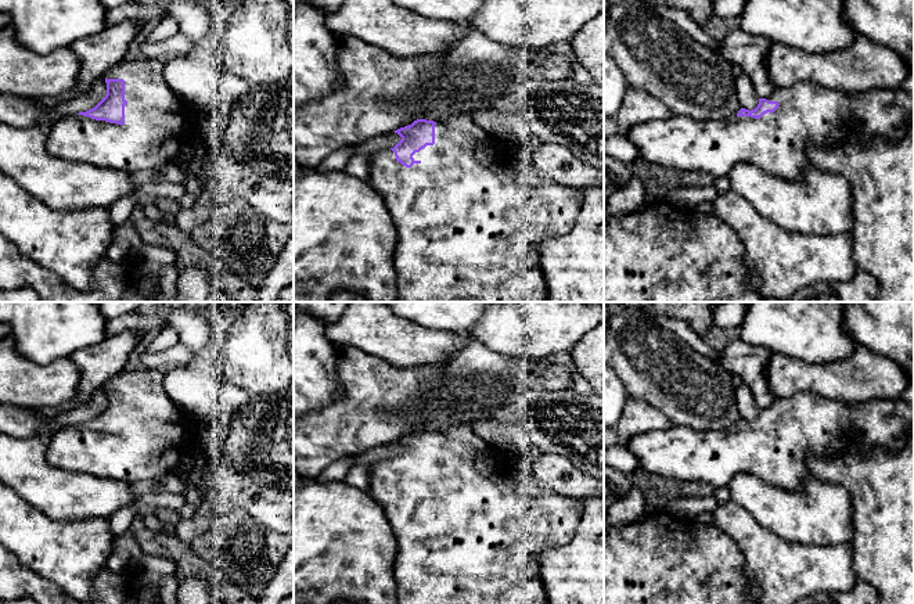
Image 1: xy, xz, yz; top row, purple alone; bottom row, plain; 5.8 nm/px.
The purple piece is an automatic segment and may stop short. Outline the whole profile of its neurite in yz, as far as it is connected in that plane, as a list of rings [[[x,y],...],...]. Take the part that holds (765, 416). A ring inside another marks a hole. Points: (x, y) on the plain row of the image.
[[[812,393],[774,399],[767,409],[759,409],[755,420],[741,418],[733,429],[697,431],[684,425],[672,425],[666,431],[649,431],[633,436],[626,447],[637,457],[638,470],[686,482],[705,482],[713,488],[728,486],[737,474],[752,474],[770,486],[800,490],[810,477],[807,456],[836,456],[853,436],[863,453],[884,446],[900,450],[914,427],[914,407],[902,398],[871,399],[863,403],[842,403]]]

